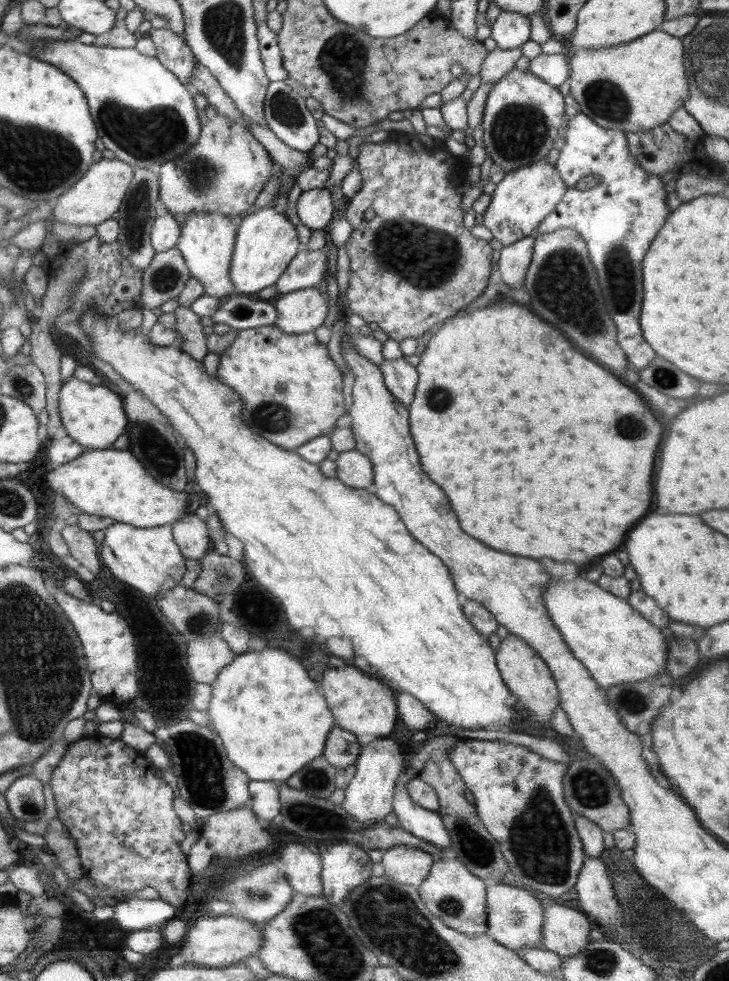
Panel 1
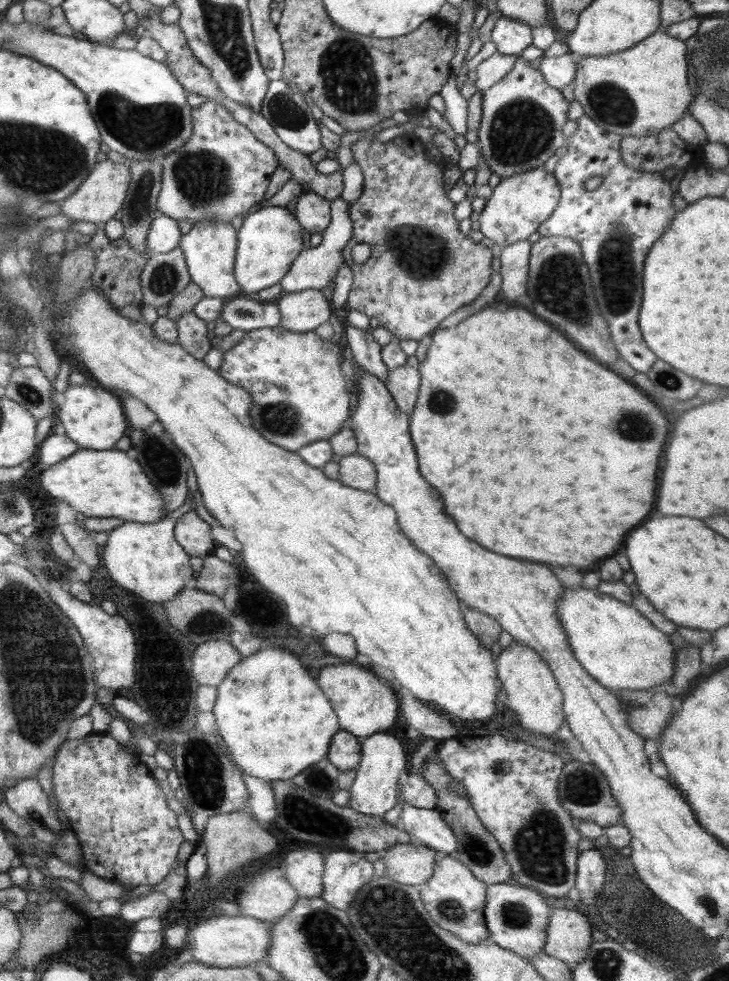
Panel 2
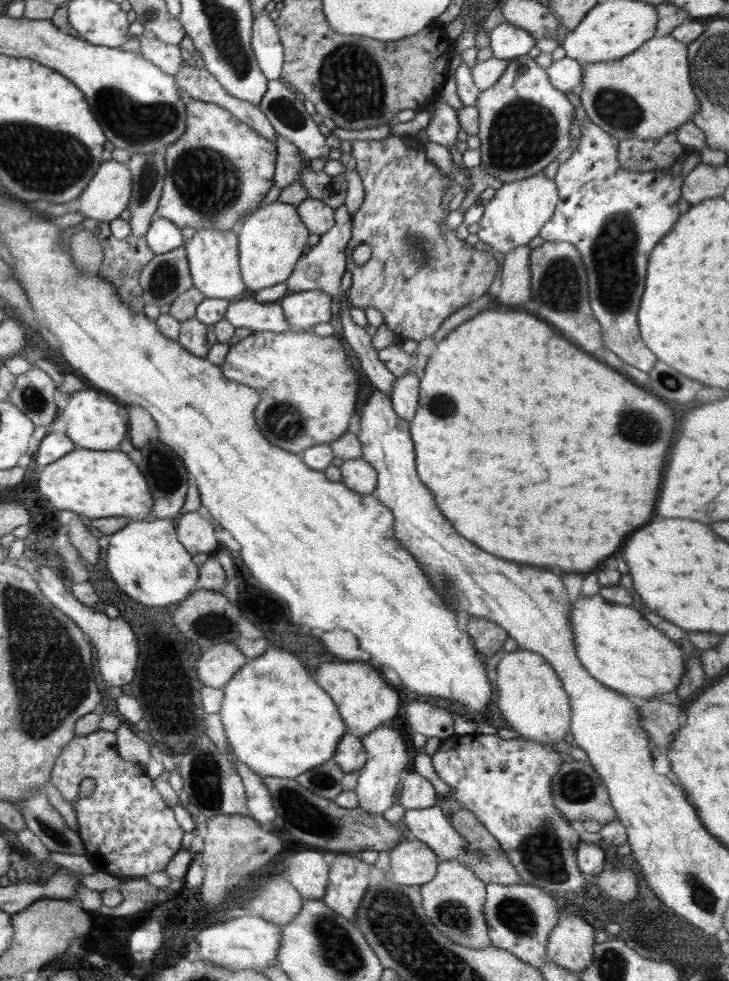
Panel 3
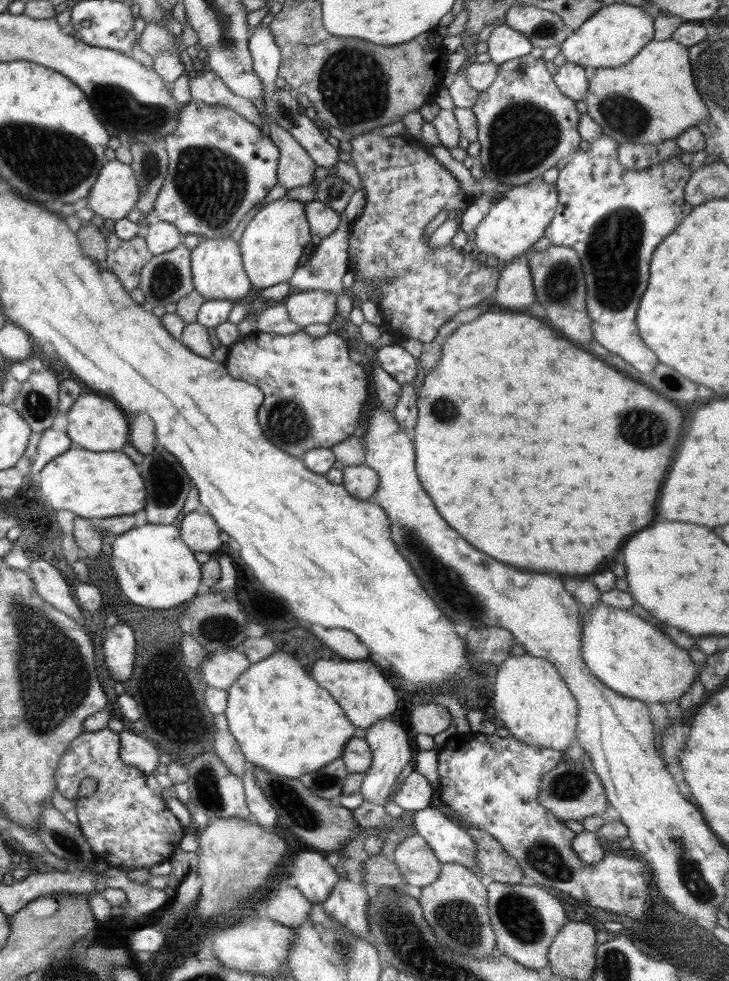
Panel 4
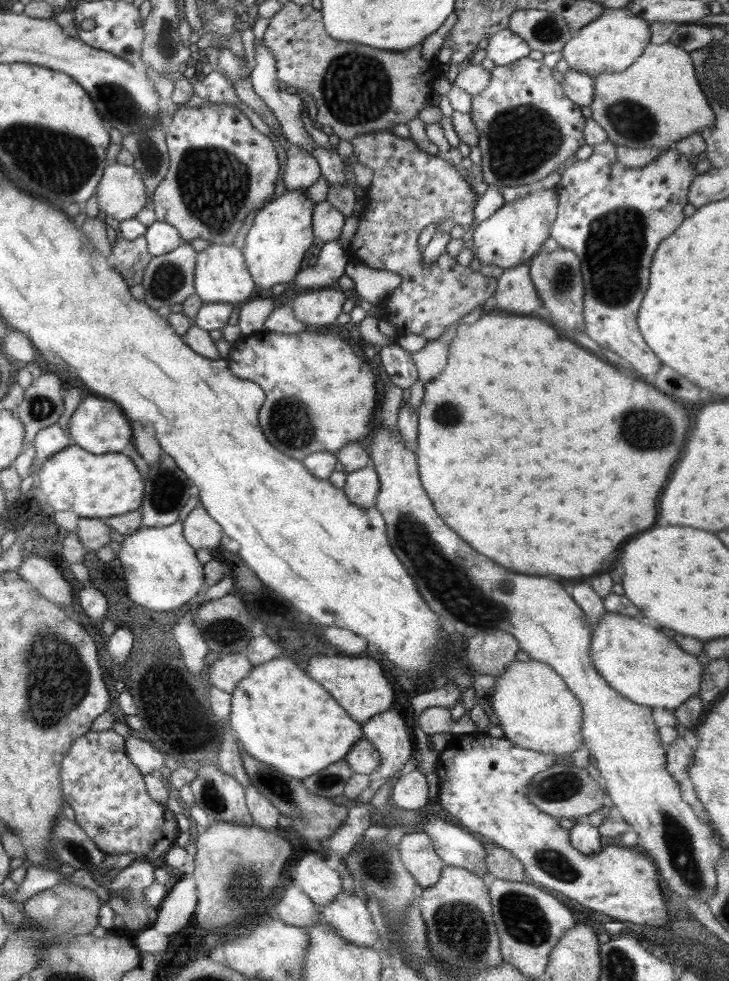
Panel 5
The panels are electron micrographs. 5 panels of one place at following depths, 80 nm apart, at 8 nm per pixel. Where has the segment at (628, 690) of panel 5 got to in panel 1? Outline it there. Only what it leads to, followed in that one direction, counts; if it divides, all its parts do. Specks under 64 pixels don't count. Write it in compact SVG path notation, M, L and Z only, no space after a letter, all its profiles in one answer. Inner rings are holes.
M578 576L575 580L564 581L562 578L560 580L552 580L548 590L544 592L543 601L546 605L546 610L550 615L551 621L556 625L559 633L563 636L565 643L569 646L569 650L572 655L579 661L582 665L587 668L589 675L596 681L596 684L601 689L610 688L615 684L620 684L622 682L640 682L642 680L651 680L658 674L664 674L667 672L666 667L666 656L668 655L668 640L664 637L662 632L657 626L648 622L637 610L634 610L627 599L618 598L614 594L610 594L609 591L603 590L597 583L590 582L584 576Z

